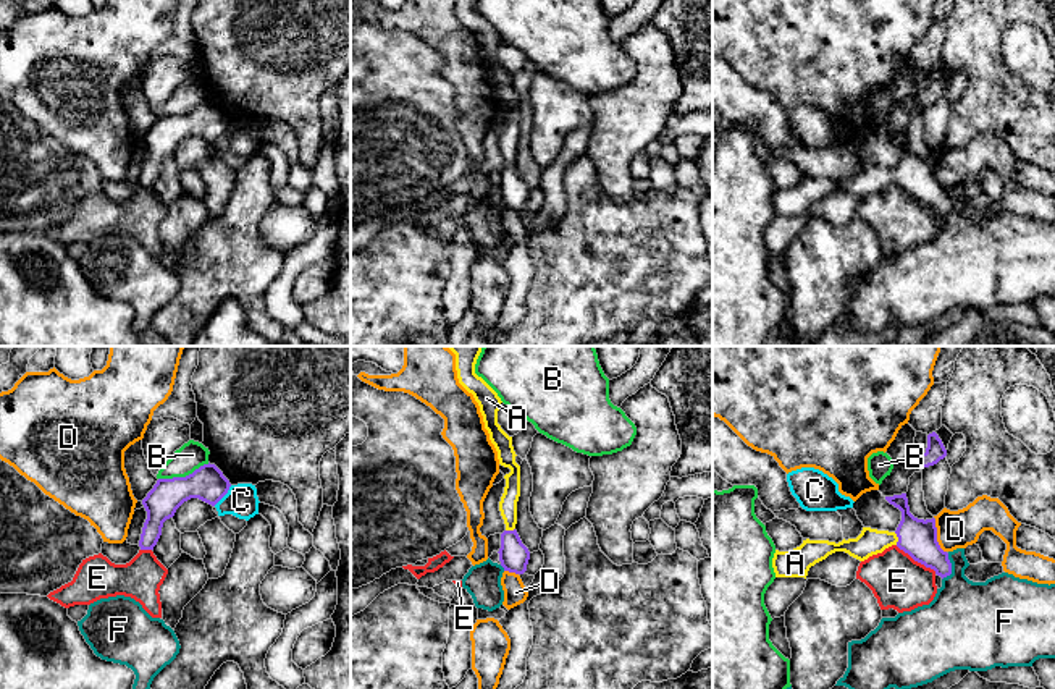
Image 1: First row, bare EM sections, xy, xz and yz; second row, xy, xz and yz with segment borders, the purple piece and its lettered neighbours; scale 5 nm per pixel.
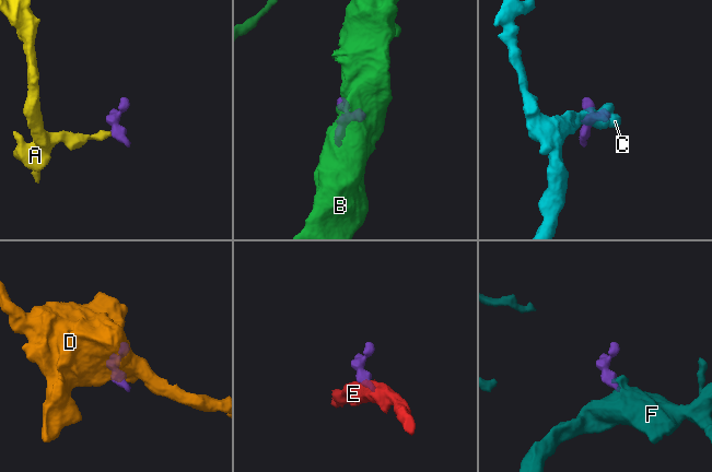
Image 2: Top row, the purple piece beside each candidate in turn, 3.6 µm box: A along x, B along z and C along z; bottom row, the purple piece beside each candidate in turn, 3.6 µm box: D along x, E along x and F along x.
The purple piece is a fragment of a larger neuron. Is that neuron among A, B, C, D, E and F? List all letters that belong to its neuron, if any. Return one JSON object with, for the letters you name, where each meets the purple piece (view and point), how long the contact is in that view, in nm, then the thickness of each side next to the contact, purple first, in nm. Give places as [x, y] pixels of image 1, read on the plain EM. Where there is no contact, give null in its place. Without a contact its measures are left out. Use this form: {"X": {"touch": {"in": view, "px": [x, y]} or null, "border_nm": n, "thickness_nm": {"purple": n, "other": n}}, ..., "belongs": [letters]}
{"A": {"touch": {"in": "yz", "px": [899, 177]}, "border_nm": 70, "thickness_nm": {"purple": 190, "other": 130}}, "belongs": ["A"]}

